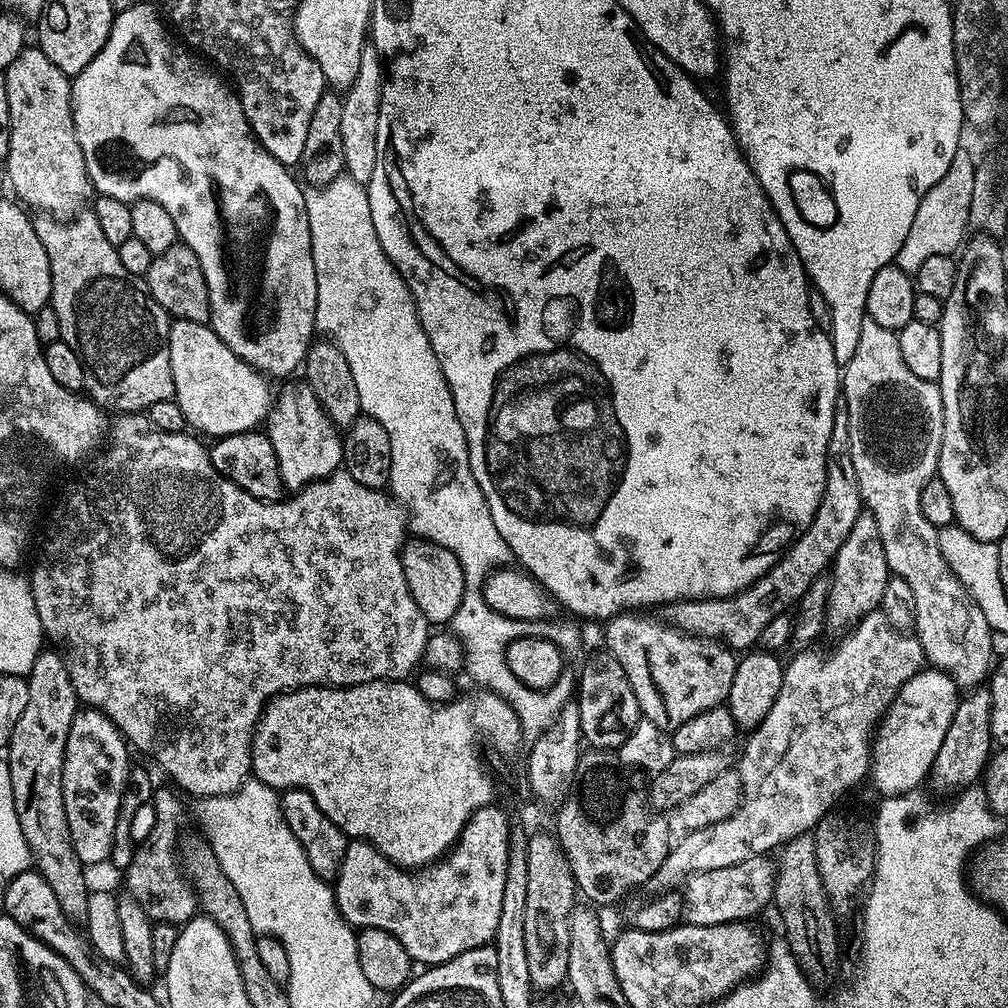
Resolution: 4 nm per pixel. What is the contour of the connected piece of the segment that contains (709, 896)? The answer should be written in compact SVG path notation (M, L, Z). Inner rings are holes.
M767 855L751 856L746 858L746 862L722 866L722 870L710 870L689 876L683 889L687 923L714 926L751 921L751 916L758 915L767 904L769 906L773 903L777 865L768 860L771 859Z

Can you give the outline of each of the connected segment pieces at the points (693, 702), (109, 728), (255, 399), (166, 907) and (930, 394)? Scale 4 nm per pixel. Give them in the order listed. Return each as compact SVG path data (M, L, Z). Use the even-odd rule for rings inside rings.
M621 614L607 621L604 640L607 651L626 670L626 678L630 678L630 686L638 698L638 706L643 719L654 722L654 726L671 732L682 722L690 722L698 714L711 708L719 708L727 701L730 694L730 682L734 682L737 653L717 640L705 640L703 636L688 636L679 632L674 626L654 620L647 620L644 614Z
M85 707L77 711L74 722L70 722L70 734L66 738L64 751L64 769L62 770L62 798L66 806L66 822L70 826L70 842L74 846L74 854L78 854L81 864L91 866L109 859L114 846L114 826L118 822L120 803L124 793L124 785L128 782L129 745L123 732L116 723L97 708Z
M173 319L168 329L168 345L176 391L174 399L178 406L182 406L182 414L187 418L189 425L193 429L197 428L197 433L205 432L206 435L212 436L211 438L233 436L239 432L251 432L265 423L274 400L273 393L268 393L269 381L242 358L238 358L238 354L234 354L234 350L230 350L230 346L226 346L226 342L222 342L208 324Z
M175 791L172 792L155 793L156 817L152 820L152 829L149 830L148 837L136 844L136 853L126 869L128 876L126 892L135 898L138 906L142 906L142 910L146 910L146 914L153 922L182 926L197 915L198 905L196 894L178 863L176 834L180 830L181 797Z
M866 318L862 322L862 338L858 338L858 347L854 350L854 358L850 358L850 362L843 365L842 368L842 402L848 407L850 414L850 454L854 462L854 474L858 474L860 499L863 507L872 512L878 522L878 534L882 534L882 550L886 554L889 573L893 576L901 576L903 580L910 582L910 591L914 594L914 610L916 611L914 635L922 646L924 659L936 671L946 673L956 683L957 689L975 690L989 679L994 667L994 655L992 656L994 633L986 622L986 618L982 618L982 610L978 610L978 606L972 601L970 594L962 586L962 582L958 582L954 570L950 570L946 558L942 558L942 546L938 546L938 529L936 525L926 522L926 518L922 518L922 502L920 501L922 486L926 486L926 482L937 475L940 467L940 451L944 441L944 407L942 406L940 385L935 380L918 378L918 374L913 374L910 366L906 366L906 362L902 362L902 350L898 346L897 333L892 332L886 326L878 326L878 322Z

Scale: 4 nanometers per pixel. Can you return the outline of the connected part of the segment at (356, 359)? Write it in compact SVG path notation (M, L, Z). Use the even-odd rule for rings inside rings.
M341 174L329 184L312 186L304 193L310 238L312 239L312 257L318 282L316 299L316 326L321 333L327 334L346 354L350 362L350 374L358 386L358 398L363 415L372 416L390 434L390 492L402 505L406 513L406 524L413 537L420 537L444 546L453 552L464 568L464 593L457 612L450 621L451 631L460 642L464 651L464 668L472 675L476 684L481 684L493 696L498 696L512 708L521 733L539 737L556 723L564 705L574 696L574 676L564 670L556 682L543 691L528 688L510 670L507 664L507 648L516 639L524 636L541 636L551 640L564 654L569 654L580 644L580 632L572 624L544 624L531 620L512 620L495 612L487 604L483 591L488 577L499 569L513 563L514 557L506 538L498 534L494 518L490 518L490 506L470 470L470 458L466 446L466 434L458 414L454 410L454 398L442 374L442 366L422 330L422 322L416 313L416 300L398 270L386 258L382 242L374 230L374 218L370 214L370 198L365 185L350 175Z

